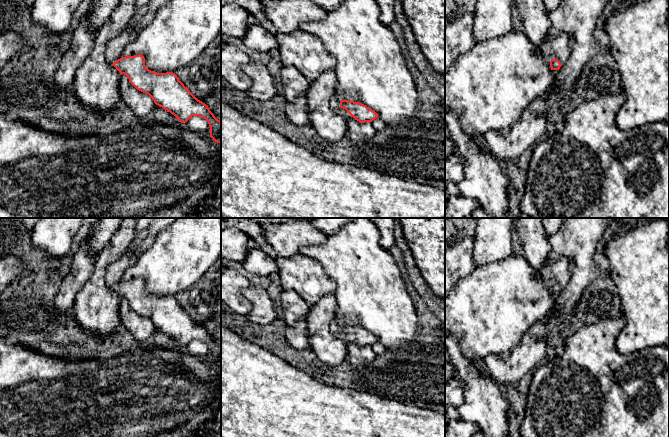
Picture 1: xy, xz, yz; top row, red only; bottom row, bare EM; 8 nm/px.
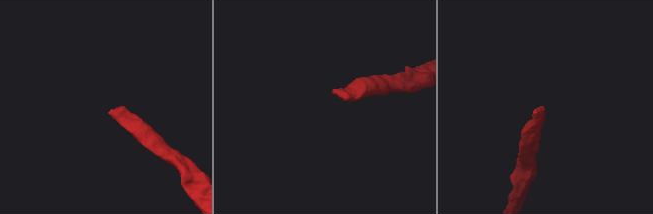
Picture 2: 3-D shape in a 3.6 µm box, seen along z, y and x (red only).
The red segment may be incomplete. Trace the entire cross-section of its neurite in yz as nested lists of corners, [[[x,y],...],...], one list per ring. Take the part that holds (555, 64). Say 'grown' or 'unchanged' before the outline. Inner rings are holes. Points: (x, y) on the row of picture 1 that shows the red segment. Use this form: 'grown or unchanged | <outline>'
grown | [[[518,0],[517,7],[526,36],[534,47],[551,59],[551,70],[559,70],[570,57],[569,35],[549,36],[551,23],[543,0]]]

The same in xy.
grown | [[[148,6],[137,9],[127,27],[108,42],[105,57],[120,74],[128,77],[129,82],[139,91],[148,94],[154,103],[173,114],[181,123],[192,116],[204,118],[210,126],[210,137],[221,143],[221,121],[208,106],[198,100],[173,72],[157,73],[145,66],[145,58],[138,54],[123,56],[125,47],[133,42],[138,31],[136,27],[148,12]]]

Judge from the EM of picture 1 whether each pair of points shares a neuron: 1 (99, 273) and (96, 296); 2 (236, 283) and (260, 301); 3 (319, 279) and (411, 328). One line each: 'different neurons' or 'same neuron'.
1: same neuron
2: different neurons
3: different neurons

